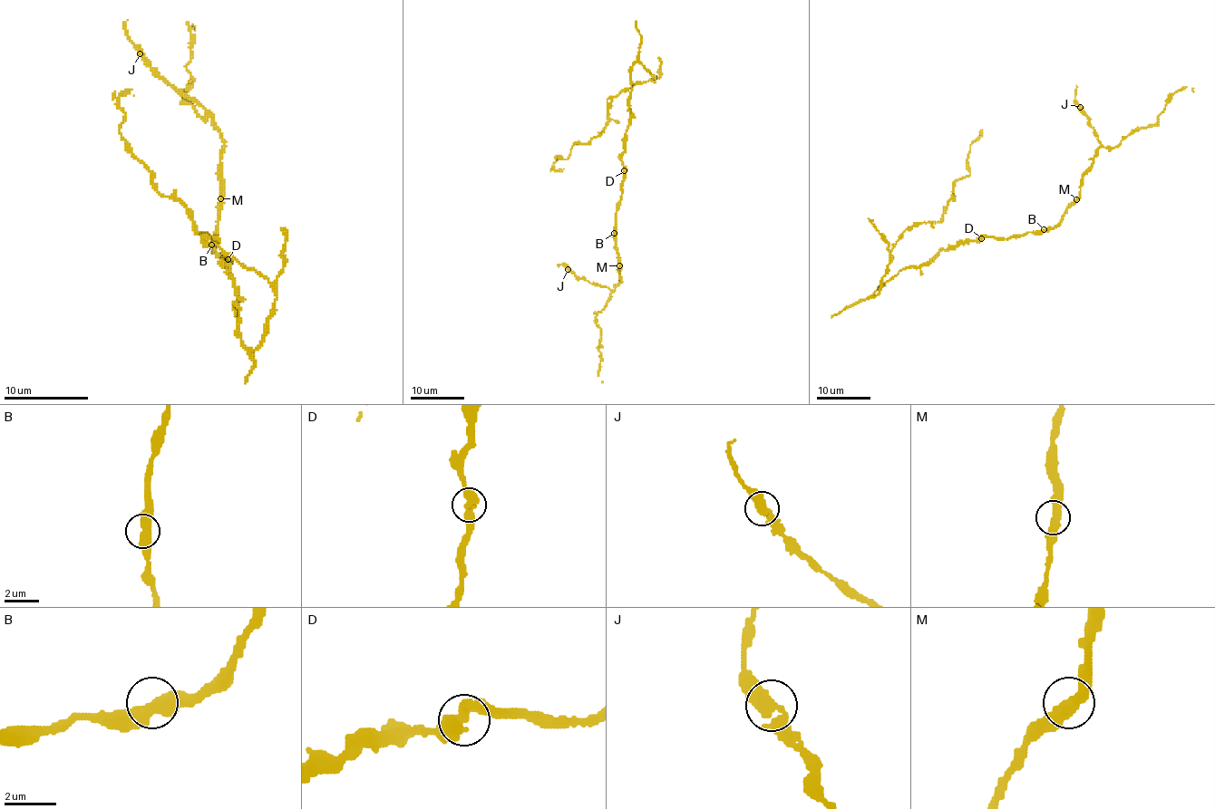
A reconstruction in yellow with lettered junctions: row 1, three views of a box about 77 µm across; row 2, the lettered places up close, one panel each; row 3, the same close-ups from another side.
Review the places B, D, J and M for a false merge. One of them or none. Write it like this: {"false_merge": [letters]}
{"false_merge": []}

